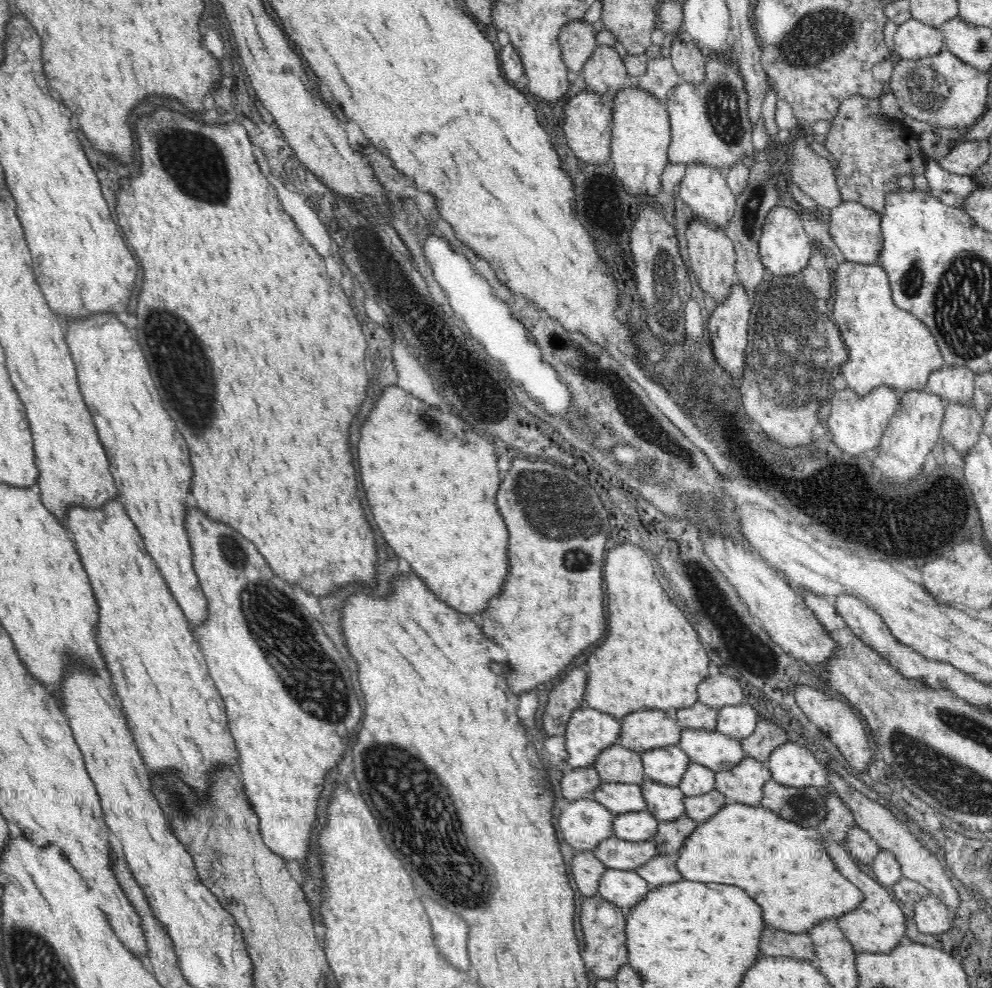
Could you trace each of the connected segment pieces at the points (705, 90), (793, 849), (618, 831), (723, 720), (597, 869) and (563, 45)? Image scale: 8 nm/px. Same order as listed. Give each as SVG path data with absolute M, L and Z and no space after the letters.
M733 52L730 58L721 58L717 54L705 54L706 77L702 84L688 84L680 82L676 88L672 88L665 99L669 125L671 126L670 144L668 144L668 158L672 164L707 164L712 168L718 168L725 172L732 164L739 162L744 156L750 156L753 152L752 128L748 113L748 95L744 88L744 79L740 77L737 69L737 58Z
M727 802L684 839L676 868L684 879L697 883L732 884L748 892L760 904L764 923L782 932L809 933L814 926L856 910L864 902L863 892L837 869L827 853L826 841L818 831L784 820L762 806Z
M647 810L613 815L612 828L616 837L625 841L648 841L658 828L658 820Z
M742 702L738 706L717 710L716 730L740 741L754 732L757 720L756 710L747 702Z
M593 851L576 852L572 857L572 876L582 897L592 898L598 895L600 877L607 869L603 862L594 856Z
M583 19L569 22L559 33L561 59L570 73L581 75L596 49L596 34L592 23Z

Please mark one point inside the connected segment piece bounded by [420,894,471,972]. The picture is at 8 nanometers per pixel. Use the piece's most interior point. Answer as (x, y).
(450, 931)

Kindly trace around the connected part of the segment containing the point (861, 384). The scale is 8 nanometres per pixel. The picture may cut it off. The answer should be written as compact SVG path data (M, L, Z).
M845 260L838 265L833 283L836 292L832 316L848 351L848 358L841 364L841 374L844 375L847 386L858 396L866 396L878 386L900 390L900 394L906 390L925 390L928 376L944 367L945 360L931 330L911 312L906 312L893 303L889 278L881 265L858 264Z

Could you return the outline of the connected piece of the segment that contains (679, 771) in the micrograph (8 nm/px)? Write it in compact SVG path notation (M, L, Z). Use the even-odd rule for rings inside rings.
M679 745L653 748L639 753L645 776L656 783L678 786L686 767L692 763Z

